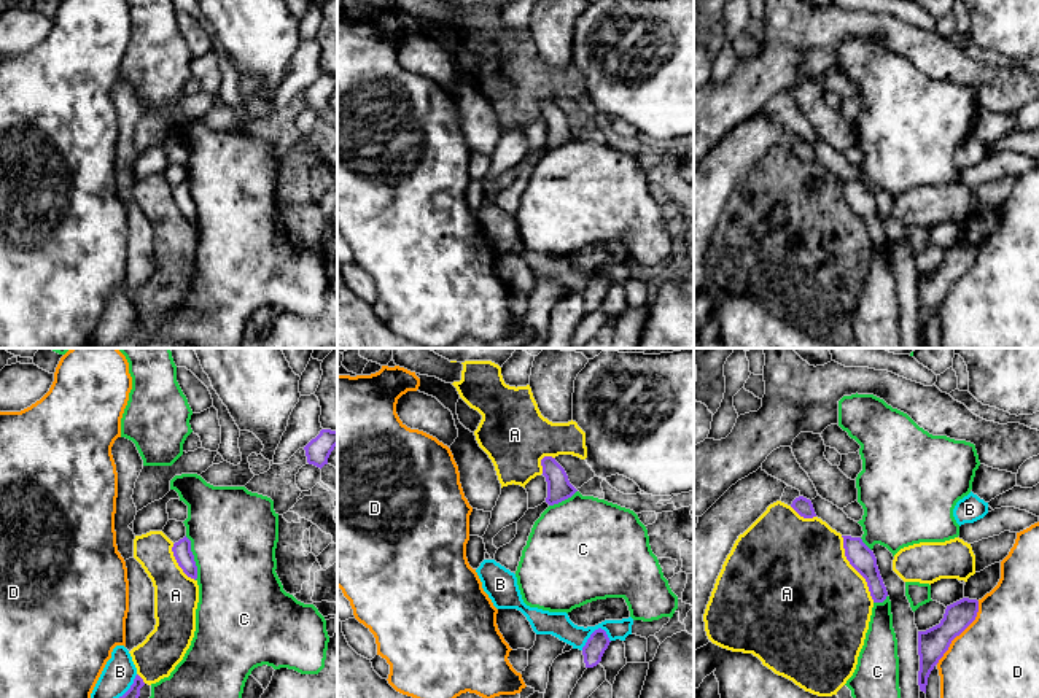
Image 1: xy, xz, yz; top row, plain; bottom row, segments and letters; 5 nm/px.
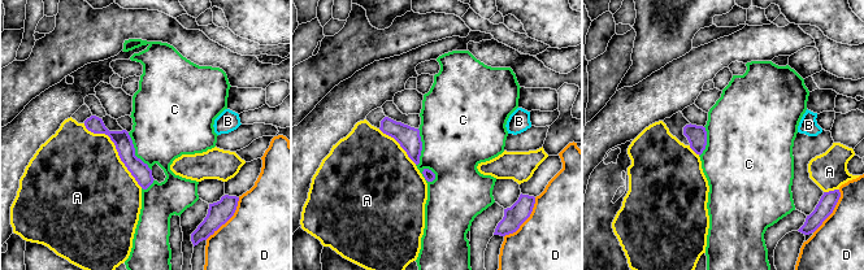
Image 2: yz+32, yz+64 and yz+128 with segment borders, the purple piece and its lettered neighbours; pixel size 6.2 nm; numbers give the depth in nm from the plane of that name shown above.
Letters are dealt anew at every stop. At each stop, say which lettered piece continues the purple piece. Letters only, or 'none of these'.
C

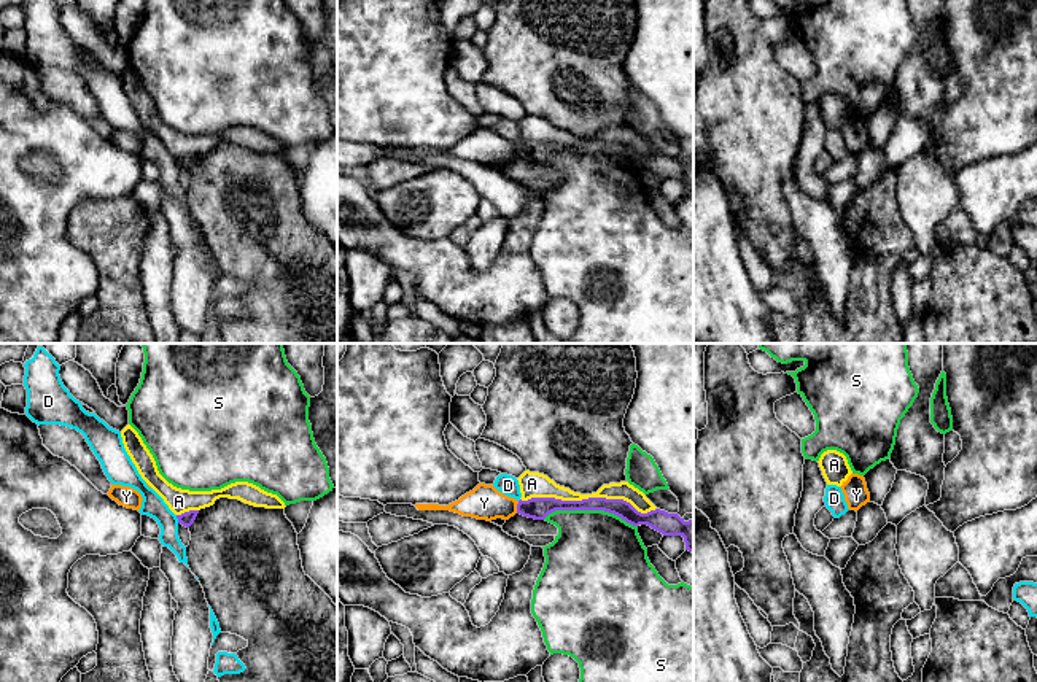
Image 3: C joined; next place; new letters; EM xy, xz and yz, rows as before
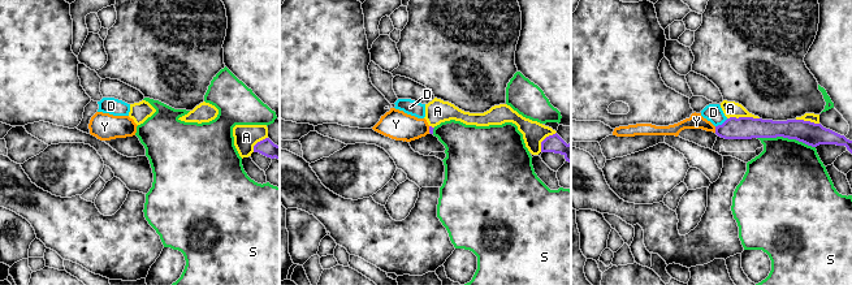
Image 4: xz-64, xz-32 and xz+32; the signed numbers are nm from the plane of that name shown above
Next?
none of these

